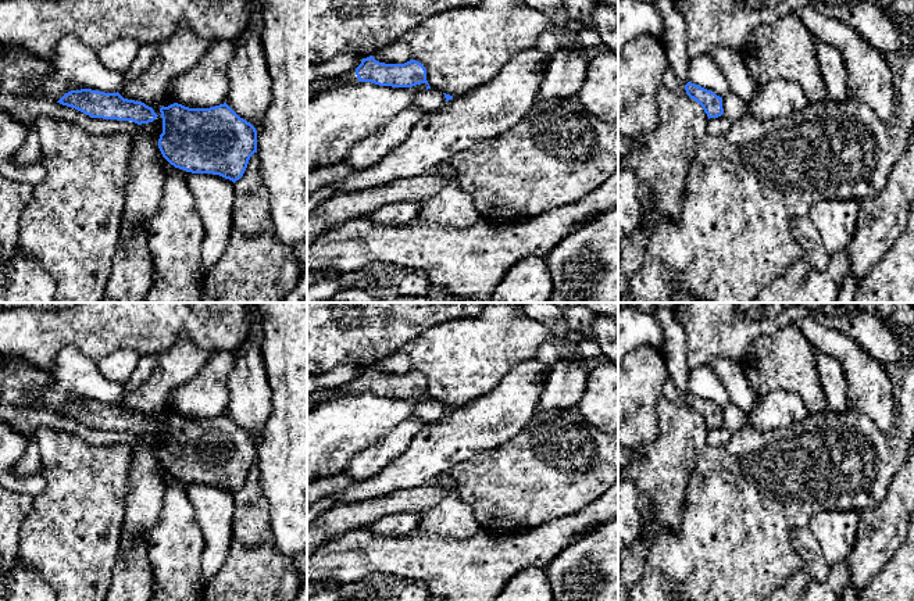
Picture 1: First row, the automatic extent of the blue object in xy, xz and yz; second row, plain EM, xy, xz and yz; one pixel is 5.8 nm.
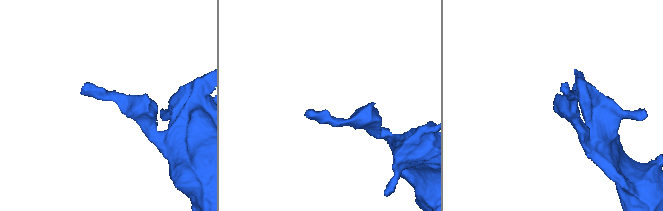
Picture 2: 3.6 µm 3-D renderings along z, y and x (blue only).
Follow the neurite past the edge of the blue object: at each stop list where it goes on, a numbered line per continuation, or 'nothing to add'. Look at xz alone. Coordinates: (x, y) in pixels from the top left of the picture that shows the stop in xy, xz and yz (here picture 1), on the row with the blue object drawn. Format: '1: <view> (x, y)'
1: xz (350, 78)

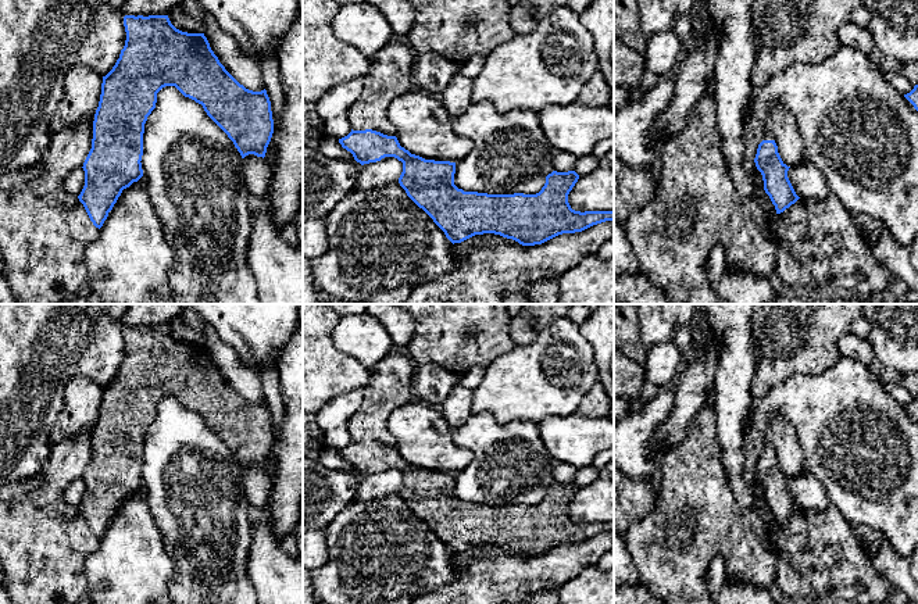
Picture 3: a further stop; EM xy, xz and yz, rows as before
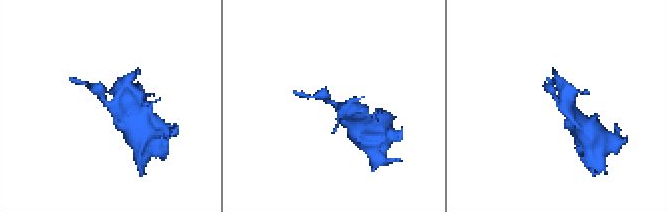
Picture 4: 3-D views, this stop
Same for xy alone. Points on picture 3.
nothing to add

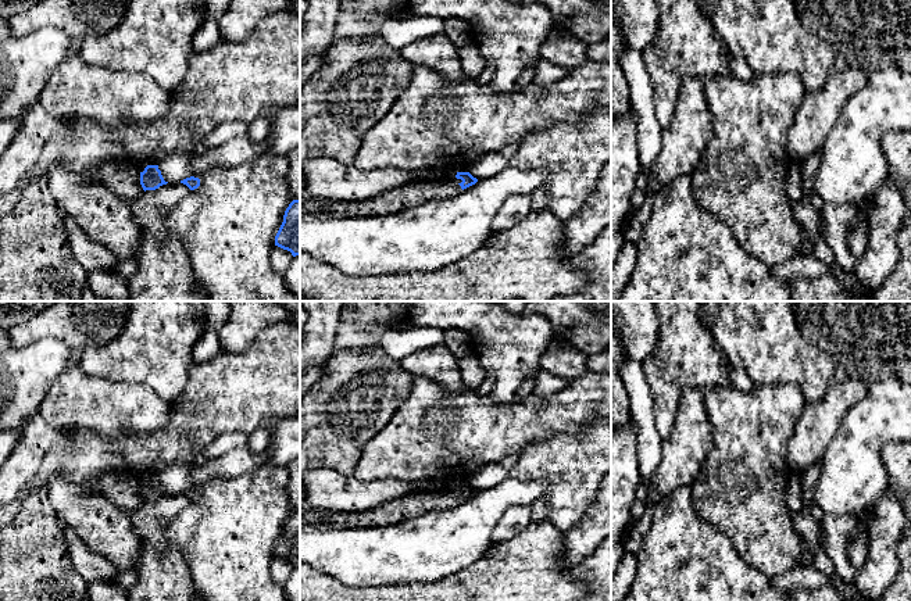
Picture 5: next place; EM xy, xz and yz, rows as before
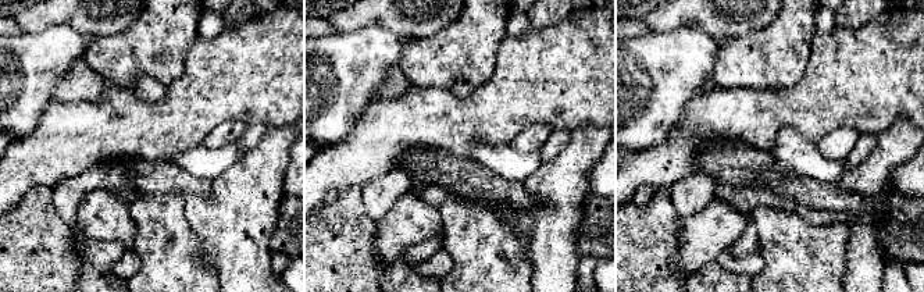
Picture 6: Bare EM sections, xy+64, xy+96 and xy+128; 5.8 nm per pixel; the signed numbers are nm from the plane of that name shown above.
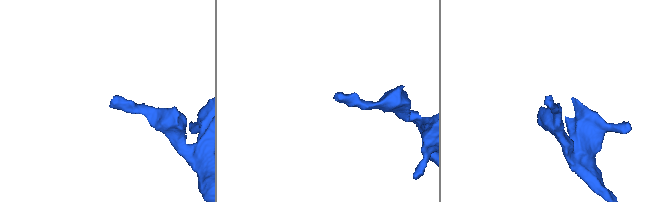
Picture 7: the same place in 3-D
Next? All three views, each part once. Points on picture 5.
1: xz (397, 199)

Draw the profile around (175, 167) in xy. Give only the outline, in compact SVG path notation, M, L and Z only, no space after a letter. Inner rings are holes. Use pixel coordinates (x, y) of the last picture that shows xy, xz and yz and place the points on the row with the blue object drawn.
M204 139L187 151L174 151L164 157L157 165L161 175L168 183L179 183L181 180L190 178L190 162L200 153L208 151L210 149L204 144Z

